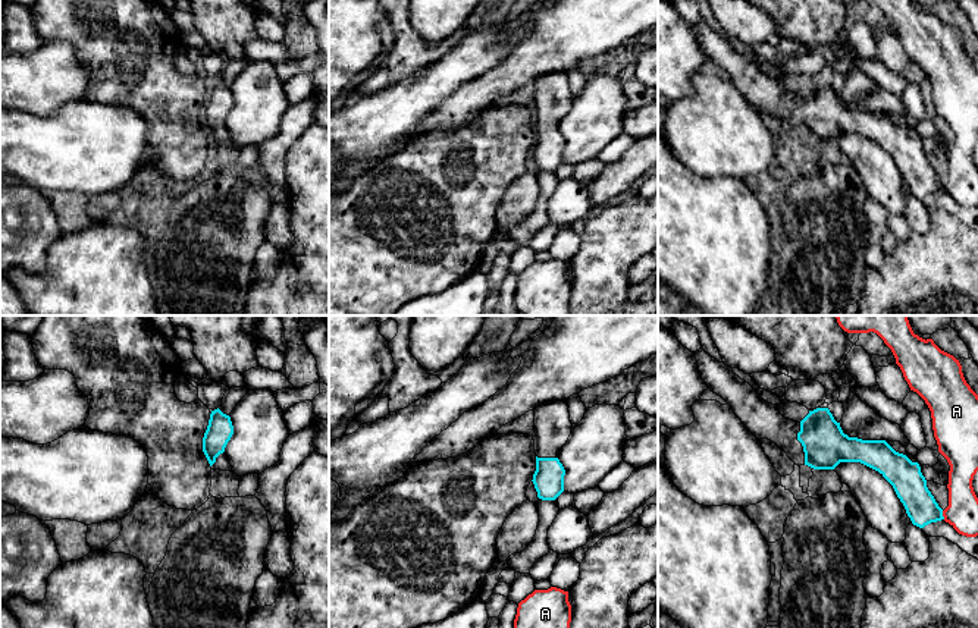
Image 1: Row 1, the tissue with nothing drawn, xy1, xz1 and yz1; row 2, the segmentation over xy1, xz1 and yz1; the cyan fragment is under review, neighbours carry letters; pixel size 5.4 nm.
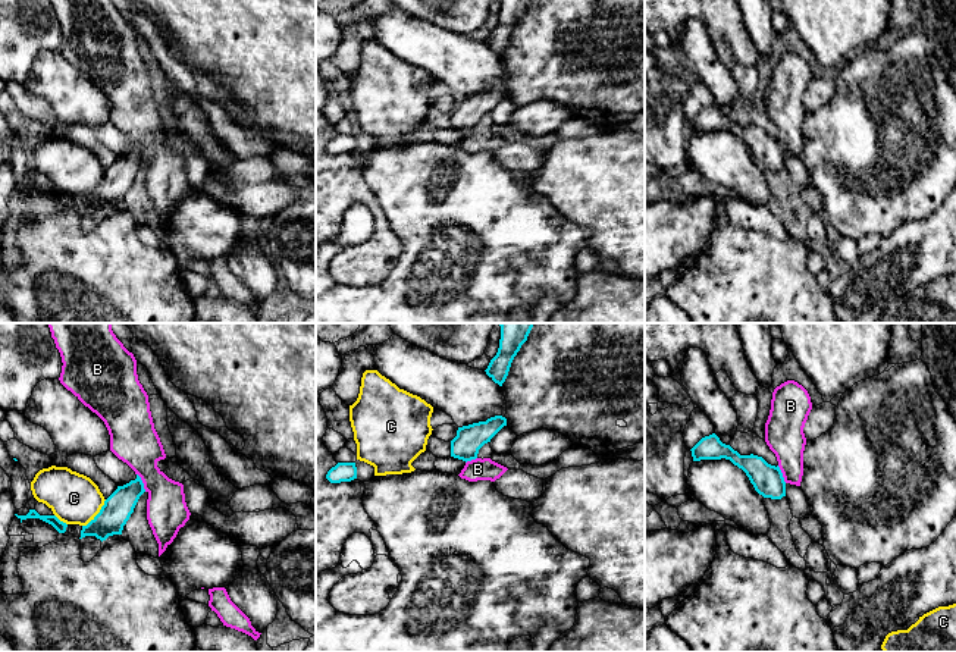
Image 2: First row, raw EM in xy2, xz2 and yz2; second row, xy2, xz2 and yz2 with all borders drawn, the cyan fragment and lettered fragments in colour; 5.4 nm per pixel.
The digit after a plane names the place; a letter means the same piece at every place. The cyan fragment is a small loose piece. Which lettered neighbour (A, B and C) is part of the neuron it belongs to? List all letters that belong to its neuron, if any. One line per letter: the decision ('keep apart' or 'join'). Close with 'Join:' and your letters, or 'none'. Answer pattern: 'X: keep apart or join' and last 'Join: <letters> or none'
A: keep apart
B: keep apart
C: keep apart
Join: none

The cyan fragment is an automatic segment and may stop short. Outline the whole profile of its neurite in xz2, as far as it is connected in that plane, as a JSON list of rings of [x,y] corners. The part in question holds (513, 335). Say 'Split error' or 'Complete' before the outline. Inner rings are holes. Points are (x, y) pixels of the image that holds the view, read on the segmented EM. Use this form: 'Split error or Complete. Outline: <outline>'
Complete. Outline: [[[501,323],[501,339],[496,355],[490,360],[486,374],[499,386],[505,382],[511,363],[535,323]]]

